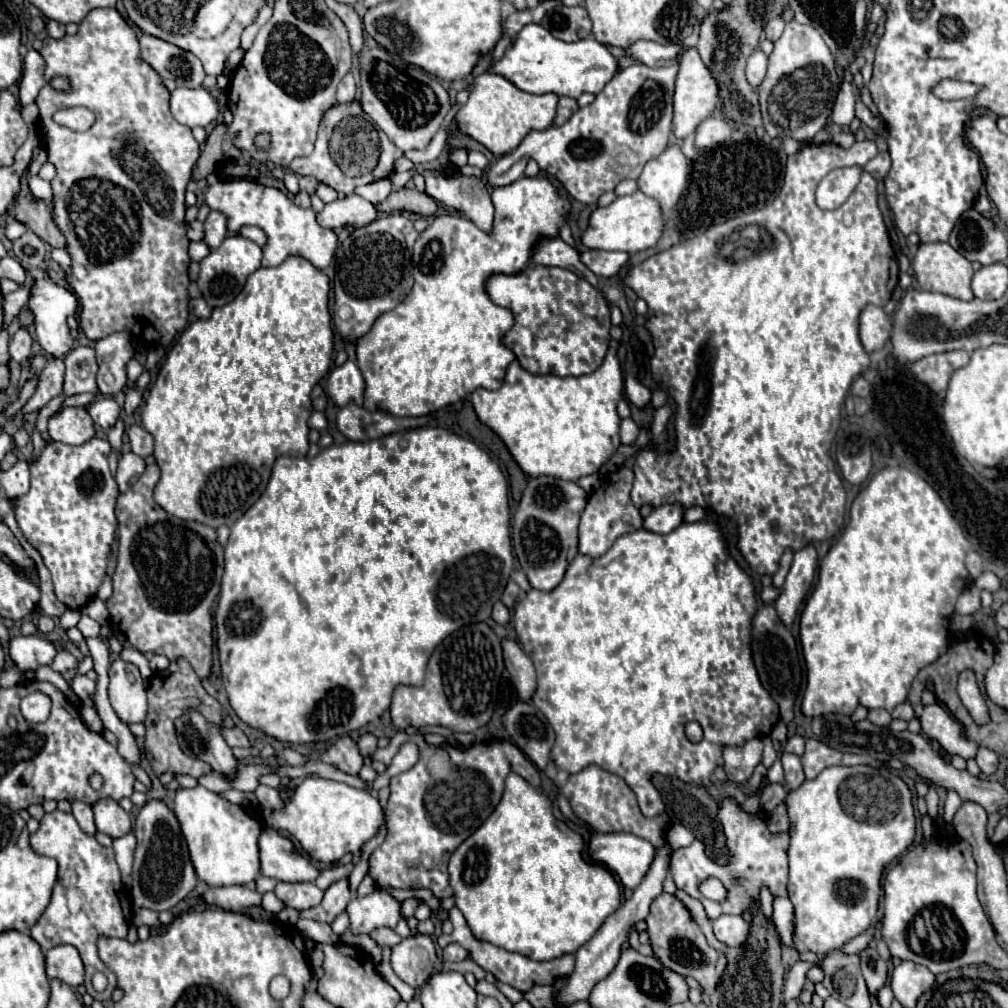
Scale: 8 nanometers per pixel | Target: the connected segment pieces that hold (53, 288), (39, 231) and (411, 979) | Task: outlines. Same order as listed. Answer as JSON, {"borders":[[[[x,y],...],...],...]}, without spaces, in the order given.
{"borders":[[[[35,280],[31,297],[26,307],[34,315],[34,324],[36,327],[36,340],[40,344],[44,352],[61,358],[63,354],[67,354],[73,348],[73,338],[69,334],[69,326],[67,326],[67,316],[75,314],[77,310],[77,298],[73,296],[73,292],[69,292],[67,288],[61,288],[57,284],[53,284],[51,280]]],[[[27,180],[23,182],[23,186],[19,190],[17,202],[5,212],[5,218],[7,216],[25,224],[31,232],[35,232],[43,242],[51,244],[53,248],[65,248],[65,238],[53,222],[51,208],[45,202],[37,202],[31,196],[31,192],[27,188]]],[[[409,936],[401,944],[393,946],[391,966],[395,974],[413,988],[423,986],[431,978],[435,962],[435,944],[429,936]]]]}

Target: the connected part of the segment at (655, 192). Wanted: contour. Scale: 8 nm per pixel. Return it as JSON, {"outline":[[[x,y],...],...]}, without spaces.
{"outline":[[[669,144],[657,158],[645,164],[637,184],[643,194],[657,198],[661,208],[669,212],[687,184],[687,174],[687,158],[683,156],[681,146]]]}

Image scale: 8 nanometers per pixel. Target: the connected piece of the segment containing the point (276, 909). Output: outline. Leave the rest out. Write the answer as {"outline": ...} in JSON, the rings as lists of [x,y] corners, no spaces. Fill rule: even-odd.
{"outline":[[[267,892],[267,894],[263,894],[263,908],[265,908],[267,912],[279,914],[279,912],[285,908],[285,904],[283,904],[277,896],[273,896],[273,892]]]}

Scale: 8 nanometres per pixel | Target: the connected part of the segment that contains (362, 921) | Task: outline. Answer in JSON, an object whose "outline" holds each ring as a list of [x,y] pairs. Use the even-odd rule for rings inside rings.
{"outline":[[[377,888],[369,896],[353,898],[347,906],[347,914],[355,934],[369,934],[379,926],[395,928],[401,920],[401,902],[387,890]]]}

